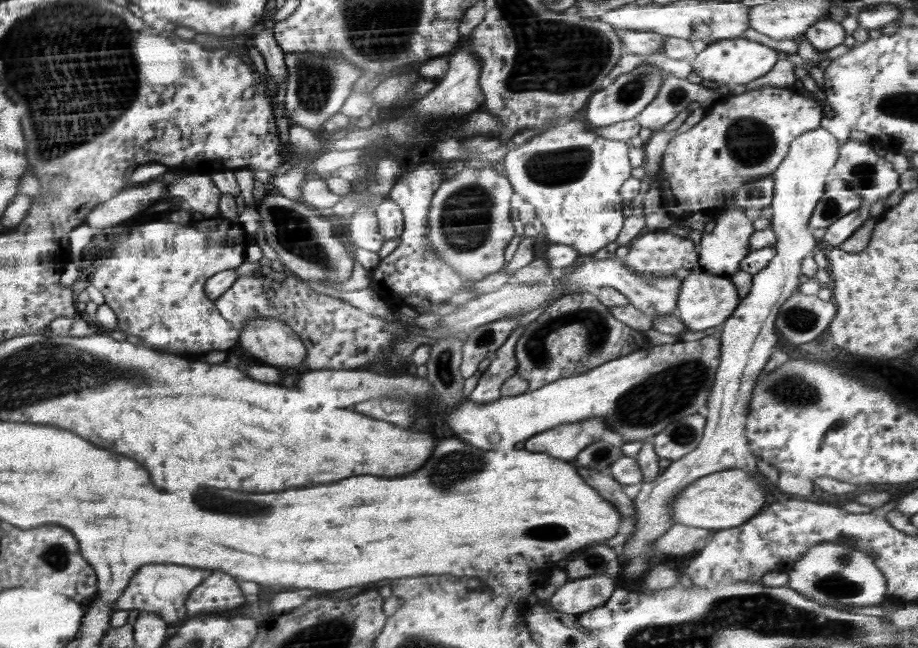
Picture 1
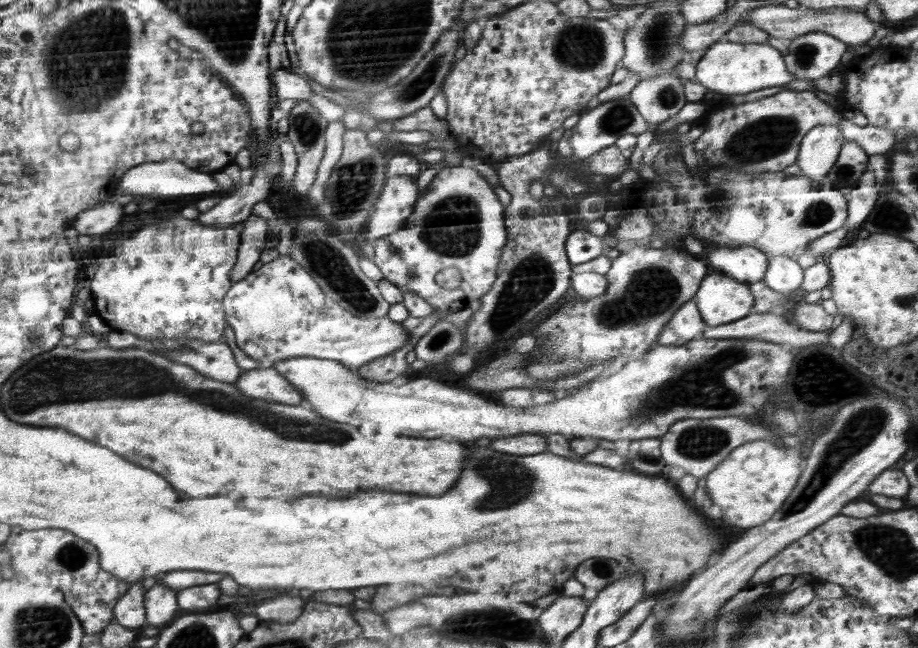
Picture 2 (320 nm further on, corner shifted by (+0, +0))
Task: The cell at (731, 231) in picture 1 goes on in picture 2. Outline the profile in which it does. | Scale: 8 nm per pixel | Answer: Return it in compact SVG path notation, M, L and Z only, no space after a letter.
M709 246L706 250L710 250L710 254L708 254L706 258L708 258L712 270L716 270L716 273L734 277L737 281L741 281L742 283L762 281L770 259L765 252L753 246L737 246L736 248L733 246Z

